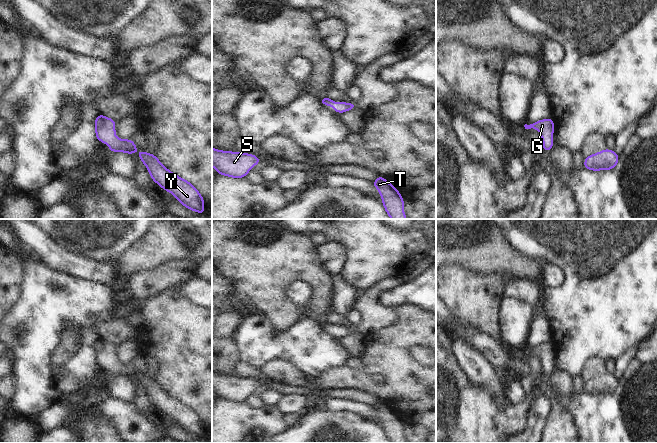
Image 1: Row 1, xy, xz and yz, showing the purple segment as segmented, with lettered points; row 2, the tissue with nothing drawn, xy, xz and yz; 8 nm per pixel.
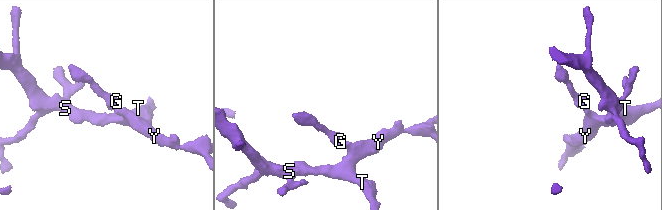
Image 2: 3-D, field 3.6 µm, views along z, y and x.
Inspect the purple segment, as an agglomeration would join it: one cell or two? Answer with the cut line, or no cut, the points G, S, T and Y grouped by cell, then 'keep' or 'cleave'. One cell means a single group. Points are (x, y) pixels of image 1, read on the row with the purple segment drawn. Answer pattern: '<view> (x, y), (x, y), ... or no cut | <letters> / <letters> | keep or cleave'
no cut | G S T Y | keep

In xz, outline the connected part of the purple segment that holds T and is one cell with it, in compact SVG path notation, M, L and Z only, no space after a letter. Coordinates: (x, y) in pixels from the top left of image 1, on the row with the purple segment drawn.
M379 176L372 184L380 192L387 214L392 219L407 219L403 212L404 199L400 196L399 191L382 176Z

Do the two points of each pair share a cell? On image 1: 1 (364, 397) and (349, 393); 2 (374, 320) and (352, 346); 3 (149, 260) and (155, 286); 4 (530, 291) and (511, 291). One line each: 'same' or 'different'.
1: same
2: different
3: different
4: same

